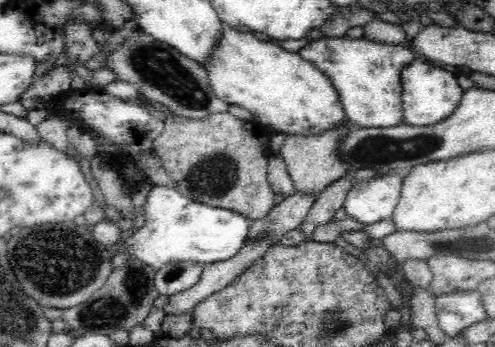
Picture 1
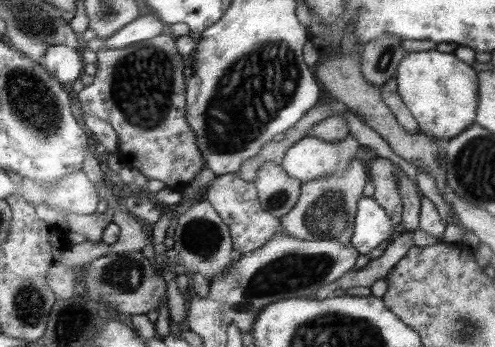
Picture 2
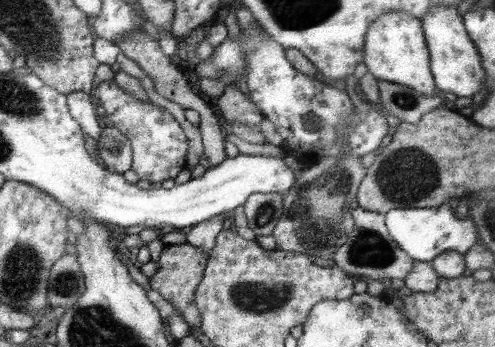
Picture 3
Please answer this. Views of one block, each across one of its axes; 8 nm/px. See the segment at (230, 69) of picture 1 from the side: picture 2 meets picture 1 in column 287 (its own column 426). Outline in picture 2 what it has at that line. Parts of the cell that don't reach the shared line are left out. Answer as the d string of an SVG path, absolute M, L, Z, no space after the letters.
M437 50L411 52L399 62L397 68L397 94L419 124L421 134L437 140L451 140L463 134L477 118L479 108L479 82L471 66L459 62L455 54Z

